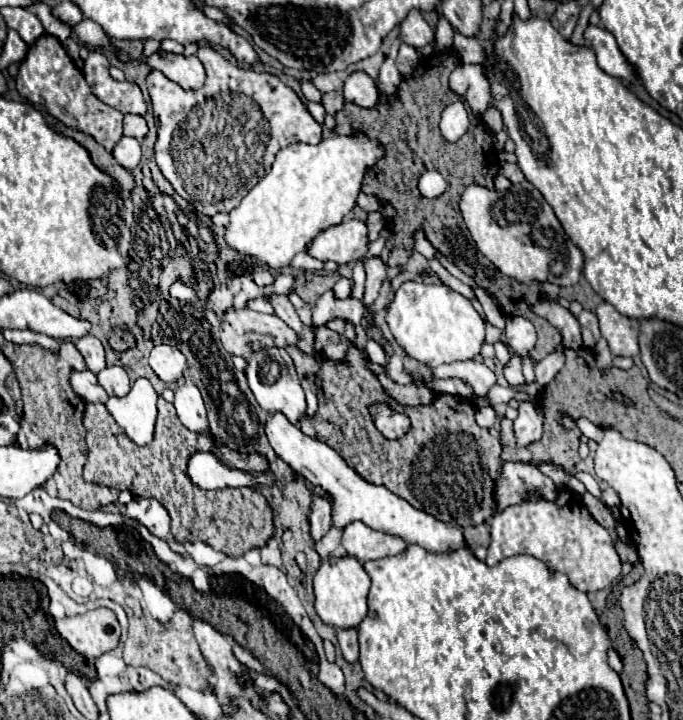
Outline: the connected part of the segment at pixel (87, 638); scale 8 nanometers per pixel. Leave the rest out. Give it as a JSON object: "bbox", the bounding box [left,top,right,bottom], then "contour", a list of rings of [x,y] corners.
{"bbox":[57,608,121,660],"contour":[[[99,608],[83,616],[57,620],[57,632],[71,644],[75,652],[87,660],[95,660],[119,646],[121,626],[111,610]]]}

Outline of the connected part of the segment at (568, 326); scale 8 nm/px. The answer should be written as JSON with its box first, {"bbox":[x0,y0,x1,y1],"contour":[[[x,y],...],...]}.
{"bbox":[535,300,581,348],"contour":[[[543,300],[543,304],[539,304],[539,308],[535,308],[535,314],[547,318],[563,336],[563,346],[565,348],[581,348],[581,328],[579,322],[573,314],[569,314],[567,308],[563,308],[561,304],[553,302],[553,300]]]}

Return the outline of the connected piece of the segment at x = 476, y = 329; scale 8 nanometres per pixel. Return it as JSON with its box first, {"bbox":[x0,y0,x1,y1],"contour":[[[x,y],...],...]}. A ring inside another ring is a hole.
{"bbox":[387,280,485,368],"contour":[[[413,280],[403,282],[387,306],[387,324],[405,354],[429,368],[443,362],[451,364],[457,360],[471,360],[479,356],[481,344],[485,342],[485,322],[479,312],[465,296],[453,292],[445,284],[433,286]]]}

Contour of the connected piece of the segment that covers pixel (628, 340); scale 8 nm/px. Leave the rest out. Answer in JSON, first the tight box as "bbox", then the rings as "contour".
{"bbox":[597,302,639,356],"contour":[[[601,302],[599,304],[597,318],[599,318],[601,336],[607,340],[607,346],[609,346],[609,350],[611,350],[613,356],[635,356],[635,354],[639,354],[639,344],[637,344],[637,338],[639,338],[639,322],[637,320],[631,320],[631,318],[619,314],[607,302]]]}

